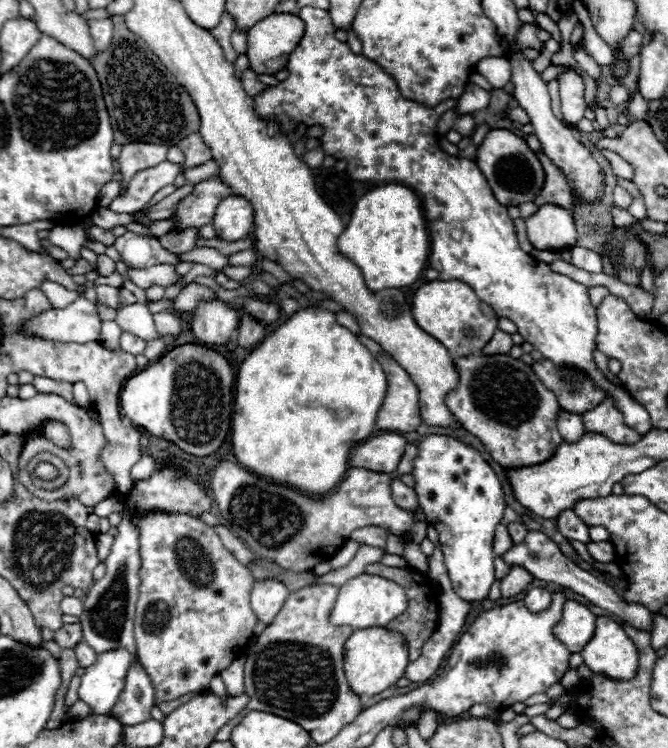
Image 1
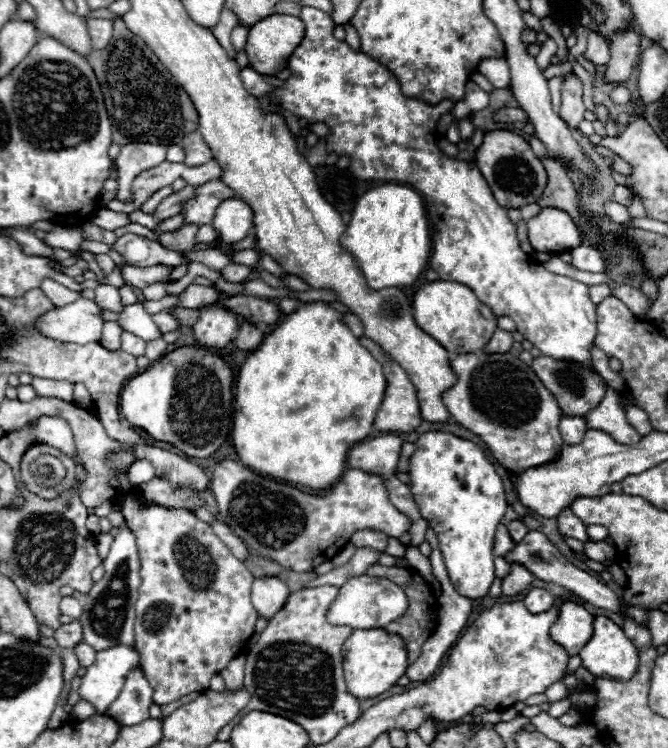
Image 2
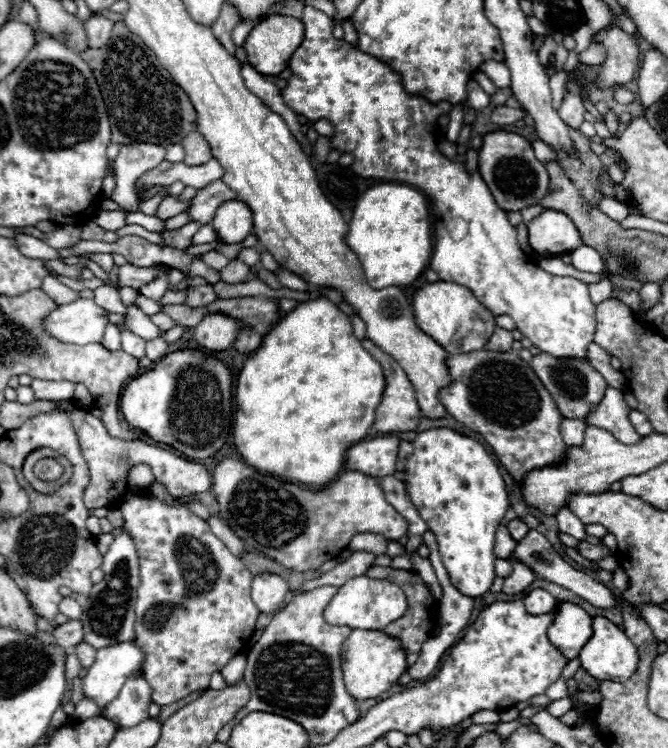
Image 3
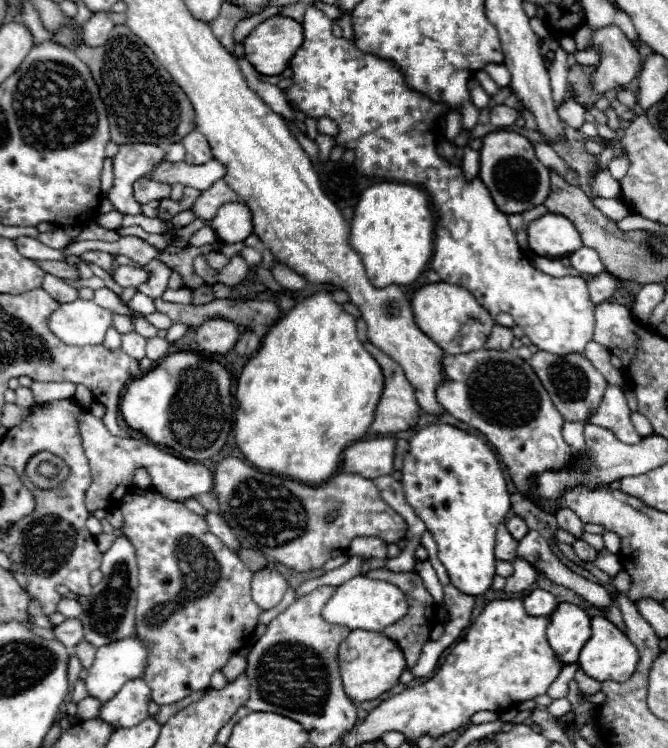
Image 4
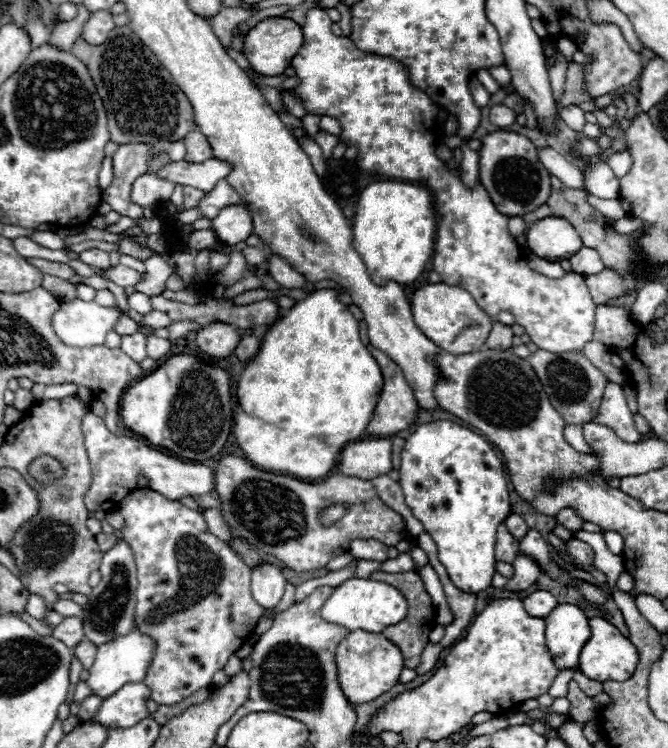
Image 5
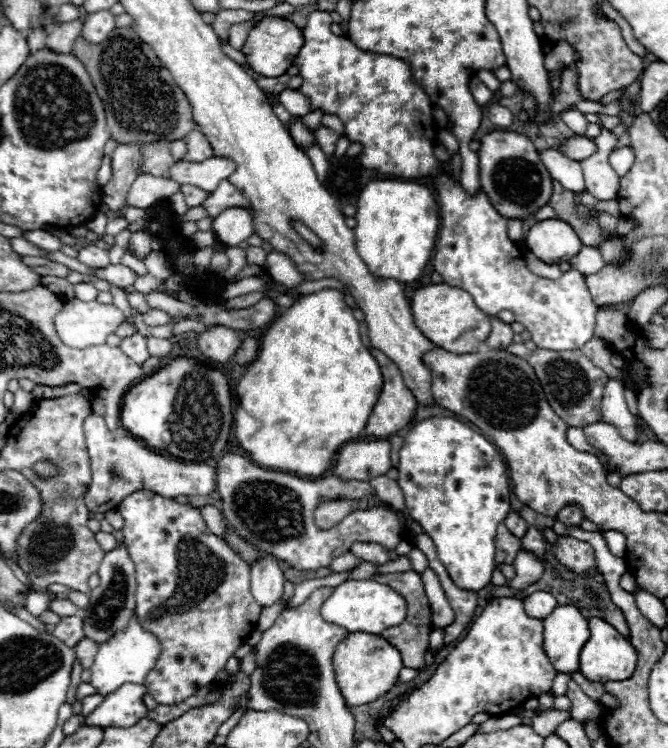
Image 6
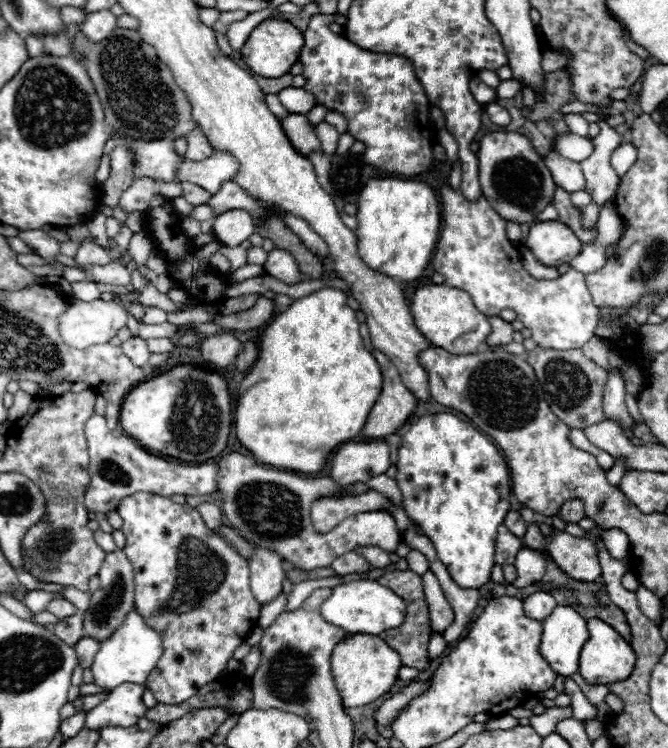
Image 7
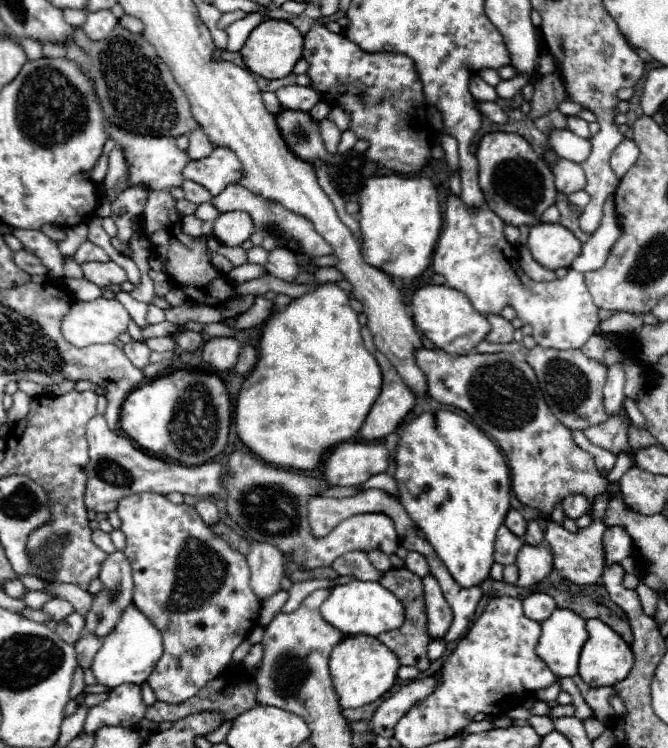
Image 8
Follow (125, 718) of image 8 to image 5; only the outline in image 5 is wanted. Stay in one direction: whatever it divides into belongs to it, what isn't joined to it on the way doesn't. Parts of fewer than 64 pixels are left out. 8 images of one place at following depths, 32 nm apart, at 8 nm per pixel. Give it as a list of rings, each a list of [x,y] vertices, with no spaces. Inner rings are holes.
[[[128,682],[122,690],[118,690],[118,694],[106,698],[90,720],[112,728],[130,728],[150,716],[146,708],[148,694],[150,690],[146,684]]]

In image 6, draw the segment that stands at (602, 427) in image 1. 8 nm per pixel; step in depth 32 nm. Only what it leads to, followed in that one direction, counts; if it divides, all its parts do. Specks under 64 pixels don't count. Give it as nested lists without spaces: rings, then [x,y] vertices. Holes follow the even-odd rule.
[[[610,378],[604,386],[604,398],[602,398],[602,422],[614,424],[620,434],[634,442],[636,436],[636,418],[628,412],[626,400],[624,400],[624,382]]]

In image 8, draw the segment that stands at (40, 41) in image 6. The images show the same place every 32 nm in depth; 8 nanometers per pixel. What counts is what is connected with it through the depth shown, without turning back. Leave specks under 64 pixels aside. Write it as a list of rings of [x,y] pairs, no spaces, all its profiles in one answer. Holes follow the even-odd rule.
[[[22,40],[22,48],[26,50],[26,58],[28,58],[28,60],[34,60],[34,58],[40,58],[40,56],[42,56],[42,46],[40,46],[40,42]]]

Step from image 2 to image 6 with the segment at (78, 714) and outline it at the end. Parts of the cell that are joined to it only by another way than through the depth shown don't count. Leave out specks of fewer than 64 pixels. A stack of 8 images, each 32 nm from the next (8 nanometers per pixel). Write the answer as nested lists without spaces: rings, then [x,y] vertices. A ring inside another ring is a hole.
[[[94,694],[94,696],[86,696],[84,700],[82,700],[82,716],[86,718],[100,702],[104,700],[104,696],[102,694]]]

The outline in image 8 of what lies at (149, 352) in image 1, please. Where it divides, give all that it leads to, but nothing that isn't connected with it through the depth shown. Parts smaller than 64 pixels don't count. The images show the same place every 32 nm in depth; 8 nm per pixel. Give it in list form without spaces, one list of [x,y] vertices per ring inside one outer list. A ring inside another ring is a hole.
[[[148,338],[146,344],[154,352],[168,352],[168,350],[174,350],[176,348],[176,344],[174,344],[172,338]]]

